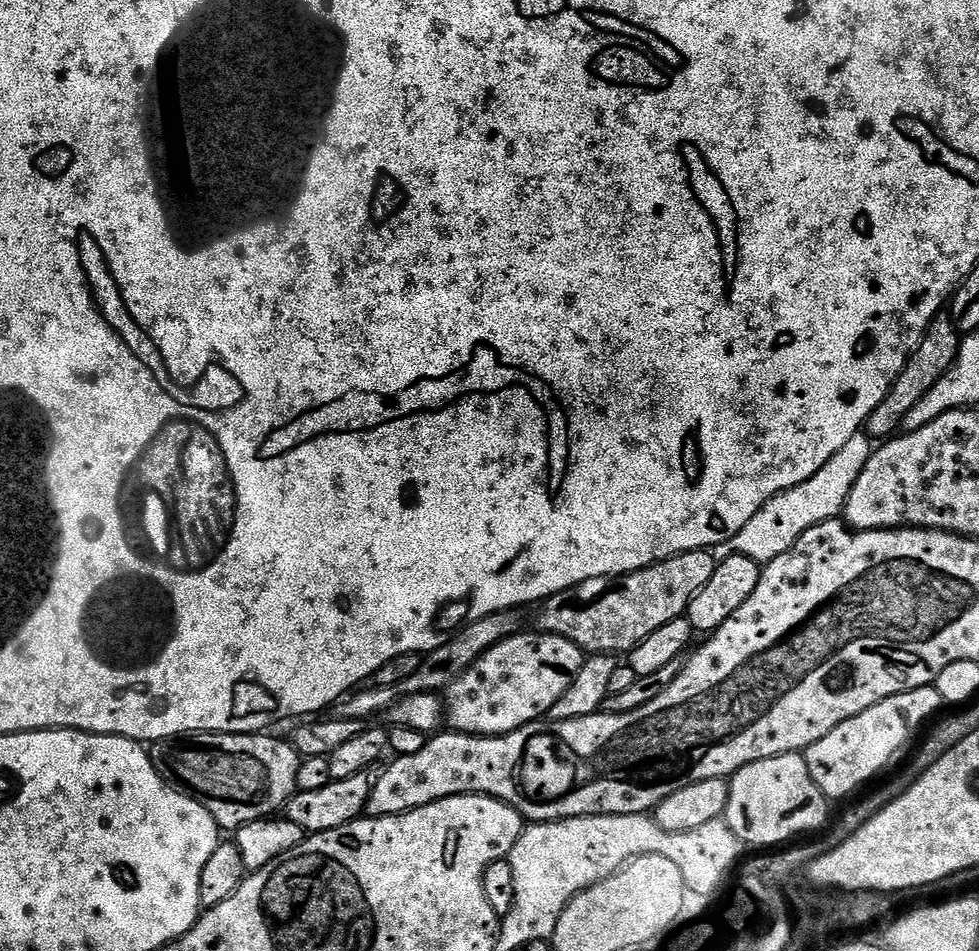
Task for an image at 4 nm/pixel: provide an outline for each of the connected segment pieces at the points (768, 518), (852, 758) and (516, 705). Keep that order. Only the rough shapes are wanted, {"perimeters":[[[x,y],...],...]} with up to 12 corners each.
{"perimeters":[[[857,434],[814,478],[770,498],[717,561],[763,566],[810,526],[837,519],[866,470]],[[935,686],[891,696],[802,755],[833,801],[874,779],[942,708]],[[521,631],[443,693],[446,724],[505,736],[547,717],[585,653]]]}

